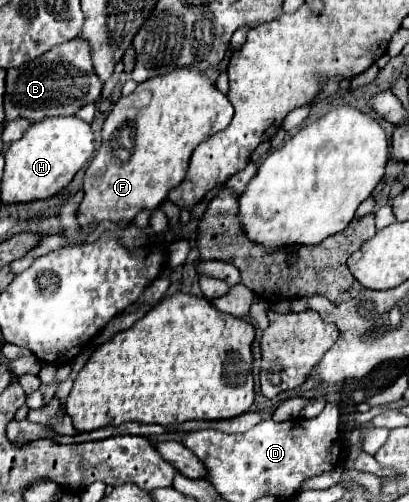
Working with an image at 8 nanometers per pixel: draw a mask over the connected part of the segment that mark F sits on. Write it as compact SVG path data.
M178 67L166 75L158 75L158 77L152 77L152 79L146 79L144 83L140 83L132 95L128 97L120 97L120 101L114 105L114 109L110 111L110 115L106 117L104 121L104 127L102 127L102 147L98 149L96 157L92 159L92 163L88 165L86 169L86 175L84 175L84 199L80 203L80 209L78 209L78 223L80 225L88 225L92 221L132 221L136 217L136 213L140 209L156 209L168 195L168 191L176 185L180 185L180 181L184 179L186 175L186 169L188 169L188 161L190 161L190 155L192 151L196 149L196 145L200 145L202 141L206 141L210 135L222 131L230 121L232 121L232 115L234 115L234 109L232 109L232 103L228 101L228 97L224 93L220 93L214 85L214 81L208 79L206 71L196 71L194 67Z

